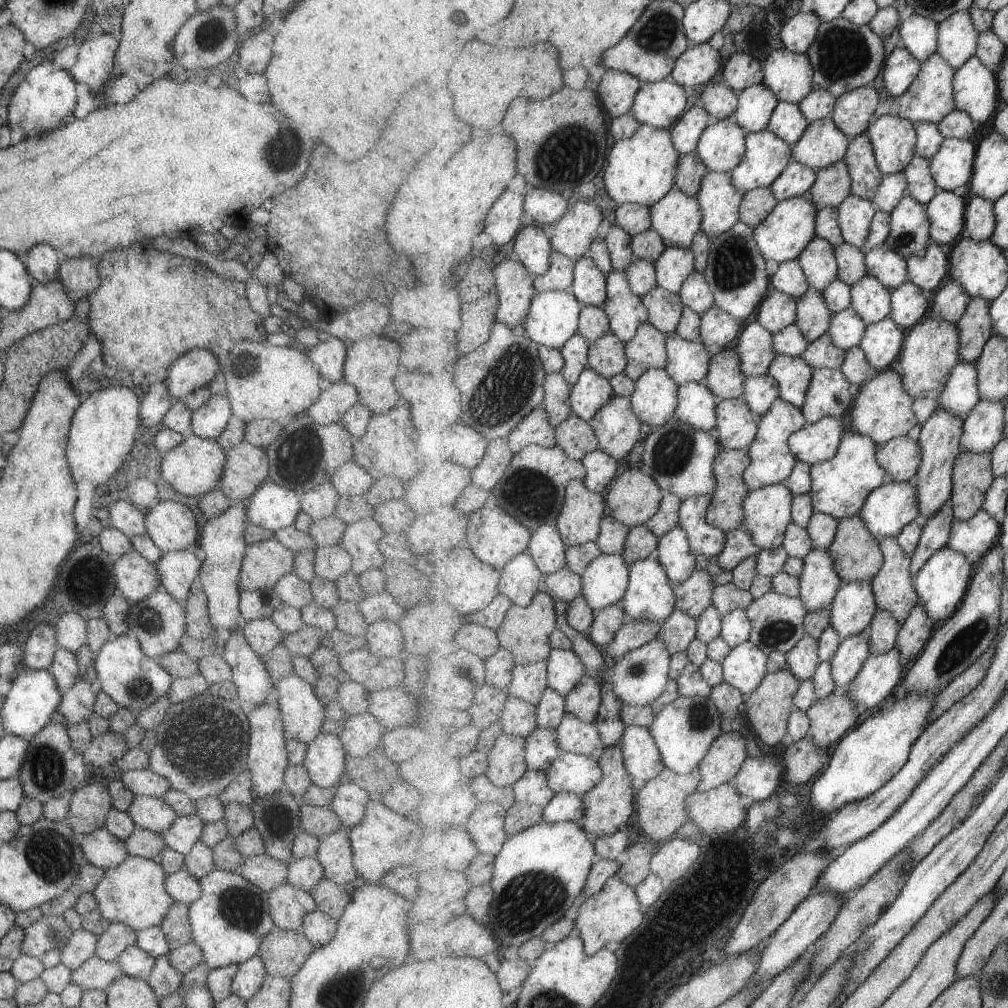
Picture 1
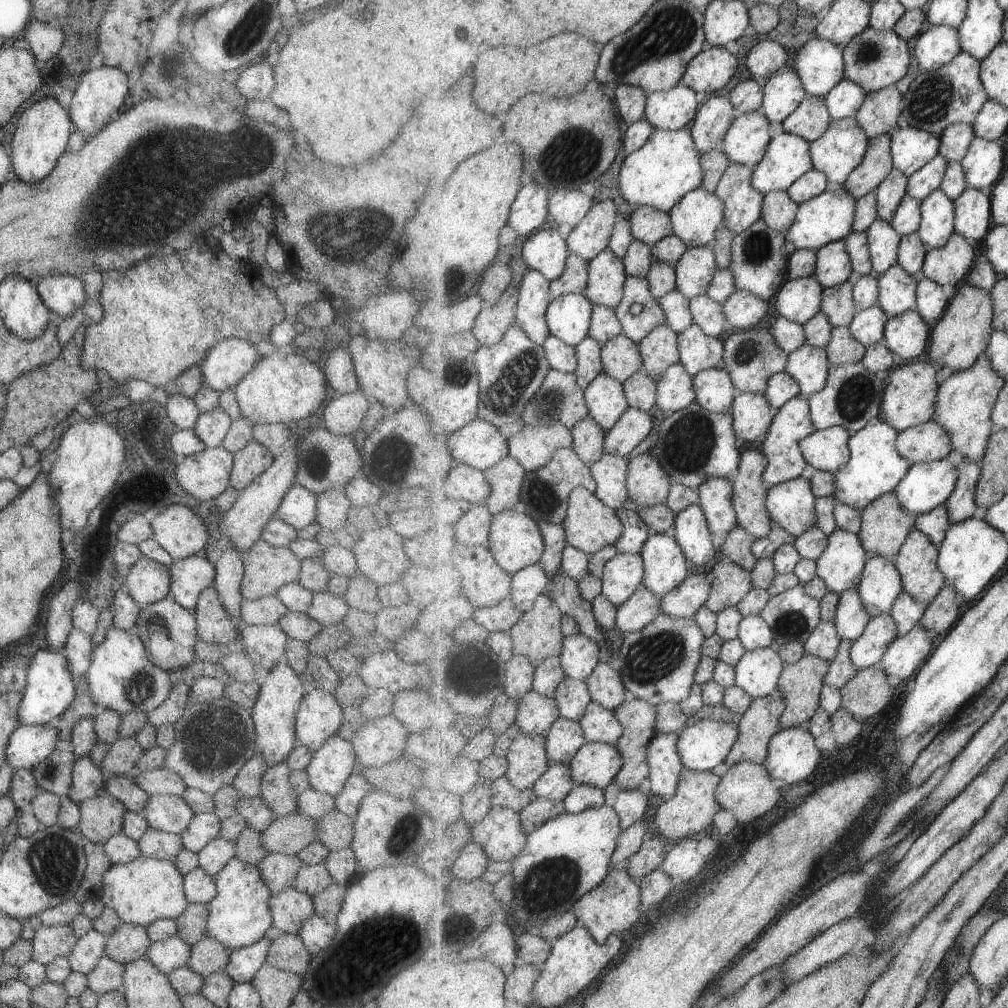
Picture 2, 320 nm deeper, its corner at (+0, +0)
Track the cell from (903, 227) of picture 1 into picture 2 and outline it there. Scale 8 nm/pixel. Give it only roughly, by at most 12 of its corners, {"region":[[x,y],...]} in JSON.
{"region":[[941,188],[922,200],[918,233],[929,248],[956,233],[954,200]]}

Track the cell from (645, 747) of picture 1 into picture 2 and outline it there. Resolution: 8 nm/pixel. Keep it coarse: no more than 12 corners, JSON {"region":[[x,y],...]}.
{"region":[[657,733],[648,749],[650,794],[678,792],[686,769],[677,733]]}

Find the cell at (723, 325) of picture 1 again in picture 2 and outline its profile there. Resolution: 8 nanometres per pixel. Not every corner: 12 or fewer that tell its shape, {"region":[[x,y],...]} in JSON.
{"region":[[739,289],[724,302],[733,330],[749,330],[769,314],[769,302]]}

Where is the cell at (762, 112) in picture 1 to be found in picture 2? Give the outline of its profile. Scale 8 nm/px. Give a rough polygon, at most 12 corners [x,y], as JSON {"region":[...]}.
{"region":[[797,69],[764,81],[761,112],[782,123],[808,97]]}

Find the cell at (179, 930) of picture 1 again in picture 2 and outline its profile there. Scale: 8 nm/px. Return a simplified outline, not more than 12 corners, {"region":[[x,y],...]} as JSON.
{"region":[[187,903],[176,934],[194,945],[206,936],[206,904]]}

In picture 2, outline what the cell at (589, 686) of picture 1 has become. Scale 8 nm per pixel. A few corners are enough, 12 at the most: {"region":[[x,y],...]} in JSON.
{"region":[[601,660],[586,683],[592,700],[617,712],[627,688],[616,663]]}

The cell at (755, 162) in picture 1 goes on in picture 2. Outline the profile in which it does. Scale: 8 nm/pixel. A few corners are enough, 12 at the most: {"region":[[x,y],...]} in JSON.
{"region":[[773,137],[753,169],[764,195],[788,191],[814,168],[806,138]]}

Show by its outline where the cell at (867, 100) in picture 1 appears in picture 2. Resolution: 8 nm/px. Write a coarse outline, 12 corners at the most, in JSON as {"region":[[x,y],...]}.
{"region":[[896,85],[867,93],[855,117],[870,138],[897,126],[904,99]]}

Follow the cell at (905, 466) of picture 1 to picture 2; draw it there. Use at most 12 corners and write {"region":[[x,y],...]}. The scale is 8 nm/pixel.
{"region":[[933,420],[901,431],[912,464],[947,458],[954,442]]}

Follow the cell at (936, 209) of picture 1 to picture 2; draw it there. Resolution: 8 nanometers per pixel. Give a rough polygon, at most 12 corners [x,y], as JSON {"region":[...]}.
{"region":[[969,188],[954,200],[955,230],[981,249],[993,228],[992,196]]}

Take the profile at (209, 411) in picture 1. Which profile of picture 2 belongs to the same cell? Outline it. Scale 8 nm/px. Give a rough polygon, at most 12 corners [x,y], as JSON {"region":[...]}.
{"region":[[221,409],[199,416],[192,431],[205,447],[218,447],[231,419]]}

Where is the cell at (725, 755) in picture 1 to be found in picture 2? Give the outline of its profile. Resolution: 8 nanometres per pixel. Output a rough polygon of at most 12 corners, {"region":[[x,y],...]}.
{"region":[[783,696],[754,699],[727,767],[765,764],[782,729]]}

